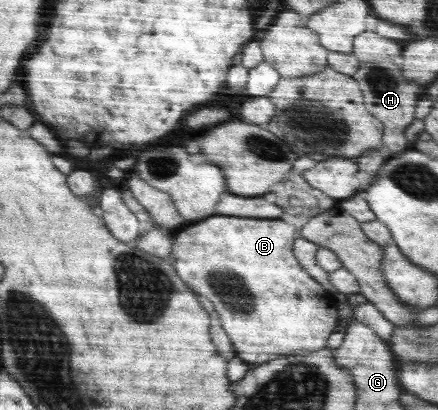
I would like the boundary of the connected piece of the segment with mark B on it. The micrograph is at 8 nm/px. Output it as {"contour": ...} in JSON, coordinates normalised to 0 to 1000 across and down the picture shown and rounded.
{"contour":[[[493,524],[393,573],[397,595],[390,615],[402,632],[402,666],[429,698],[447,705],[447,715],[486,739],[507,778],[507,802],[539,851],[537,868],[562,880],[568,895],[685,856],[726,856],[742,846],[744,824],[769,802],[776,732],[712,680],[667,622],[676,583],[671,563],[676,559],[642,532],[566,534]]]}

